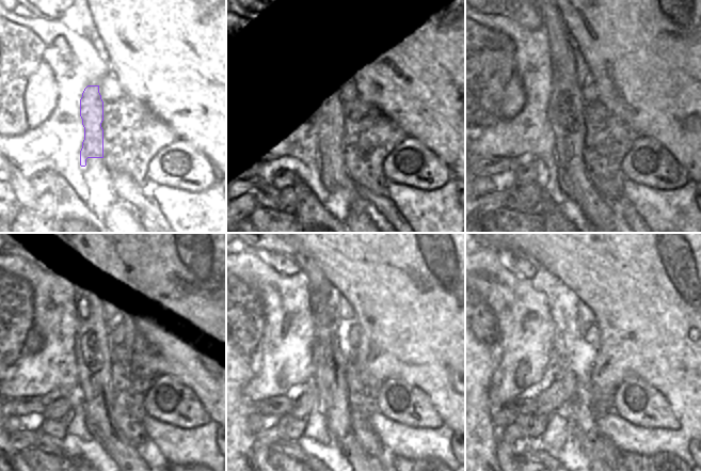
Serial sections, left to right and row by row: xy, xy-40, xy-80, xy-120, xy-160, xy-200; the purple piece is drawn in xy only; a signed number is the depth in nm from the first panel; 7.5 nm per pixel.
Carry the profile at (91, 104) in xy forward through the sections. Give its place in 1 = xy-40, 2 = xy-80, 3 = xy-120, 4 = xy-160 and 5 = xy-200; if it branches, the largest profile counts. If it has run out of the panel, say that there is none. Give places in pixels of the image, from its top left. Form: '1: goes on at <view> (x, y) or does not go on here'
1: goes on at xy-40 (329, 105)
2: goes on at xy-80 (566, 111)
3: goes on at xy-120 (92, 347)
4: goes on at xy-160 (330, 365)
5: goes on at xy-200 (564, 374)

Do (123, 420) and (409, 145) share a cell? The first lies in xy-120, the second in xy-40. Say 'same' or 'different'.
different

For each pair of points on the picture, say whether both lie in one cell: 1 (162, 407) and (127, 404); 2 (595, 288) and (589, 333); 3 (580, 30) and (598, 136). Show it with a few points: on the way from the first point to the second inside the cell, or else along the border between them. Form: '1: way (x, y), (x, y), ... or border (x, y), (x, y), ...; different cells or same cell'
1: border (154, 382), (144, 398), (145, 413); different cells
2: border (595, 323), (600, 332), (598, 349); different cells
3: border (599, 99), (612, 114), (618, 116); different cells

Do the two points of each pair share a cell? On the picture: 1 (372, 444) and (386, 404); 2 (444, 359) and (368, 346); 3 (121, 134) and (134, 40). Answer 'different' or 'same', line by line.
1: different
2: same
3: different

